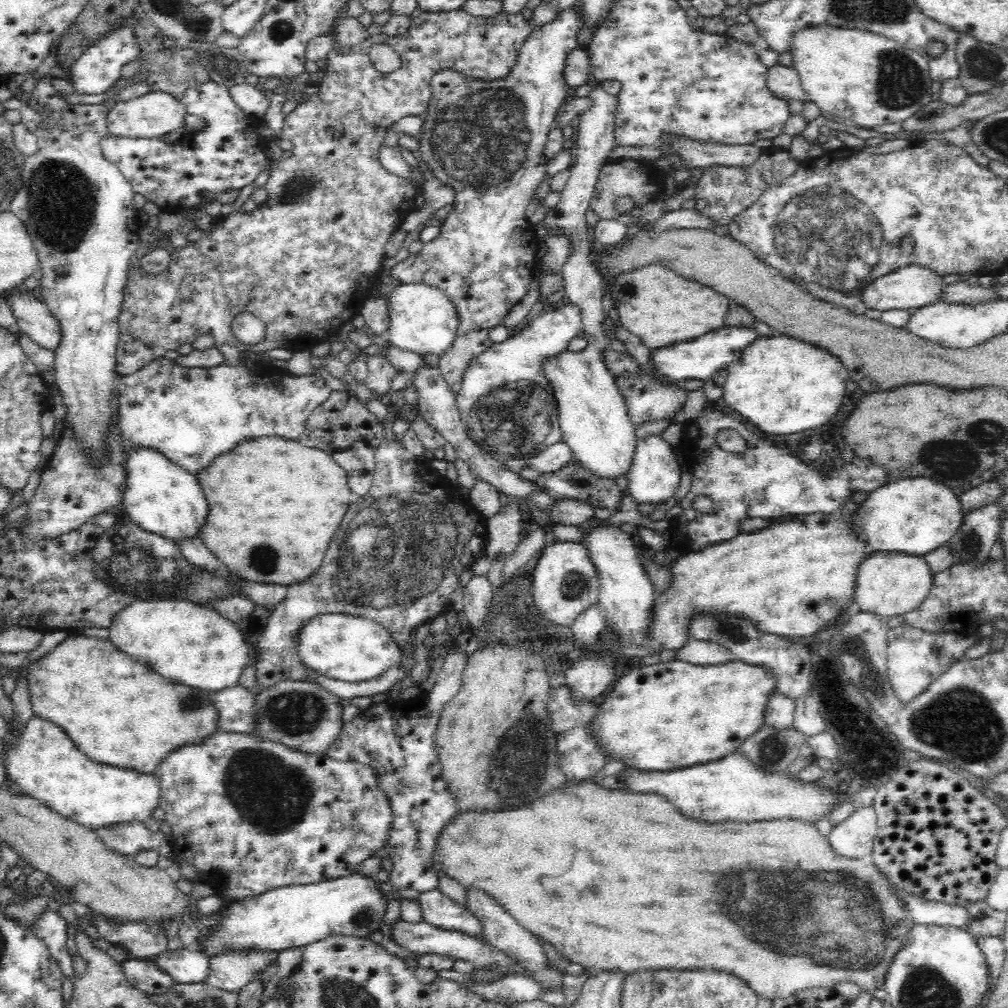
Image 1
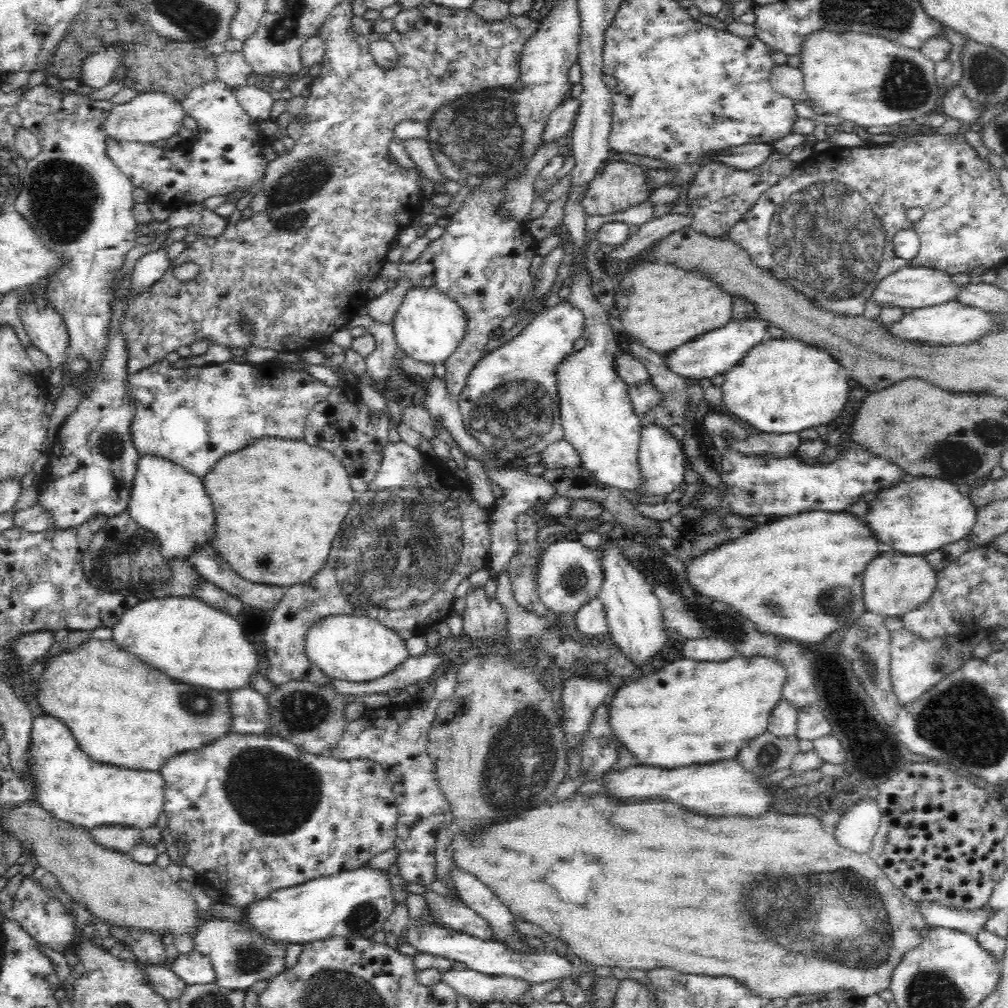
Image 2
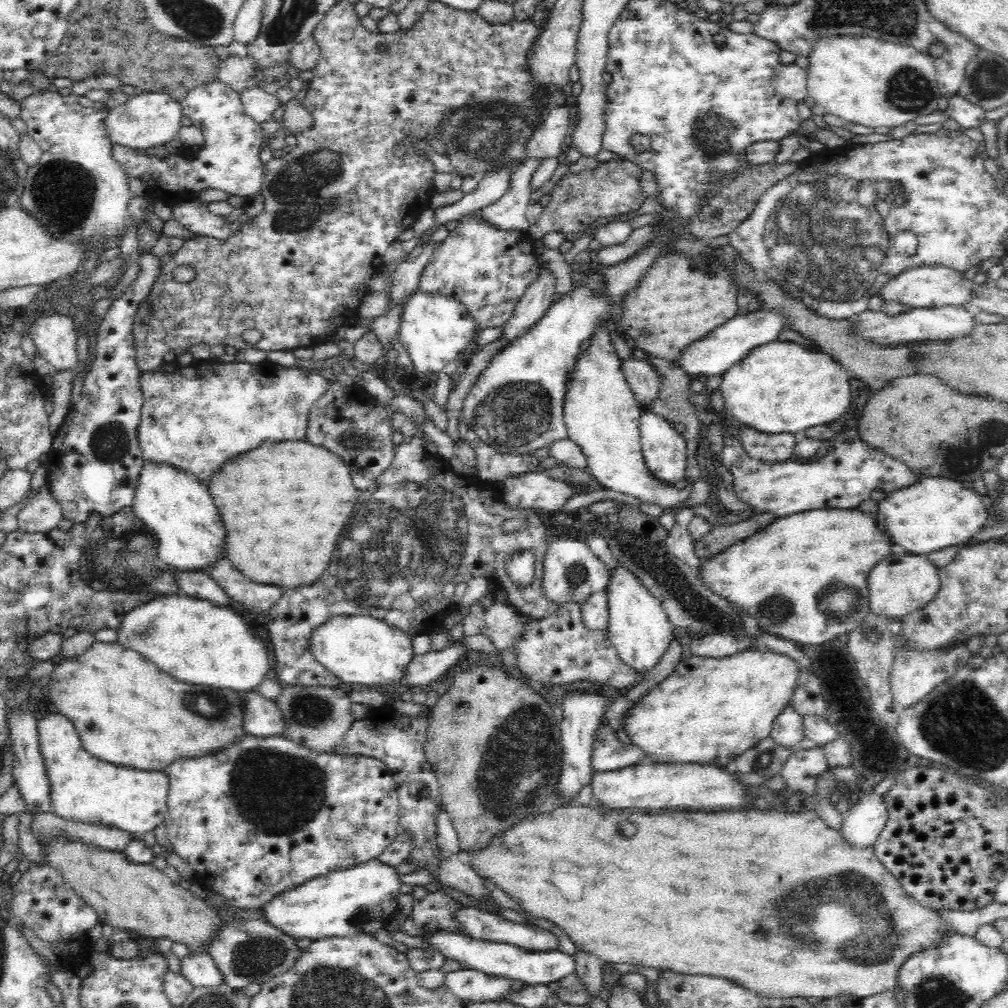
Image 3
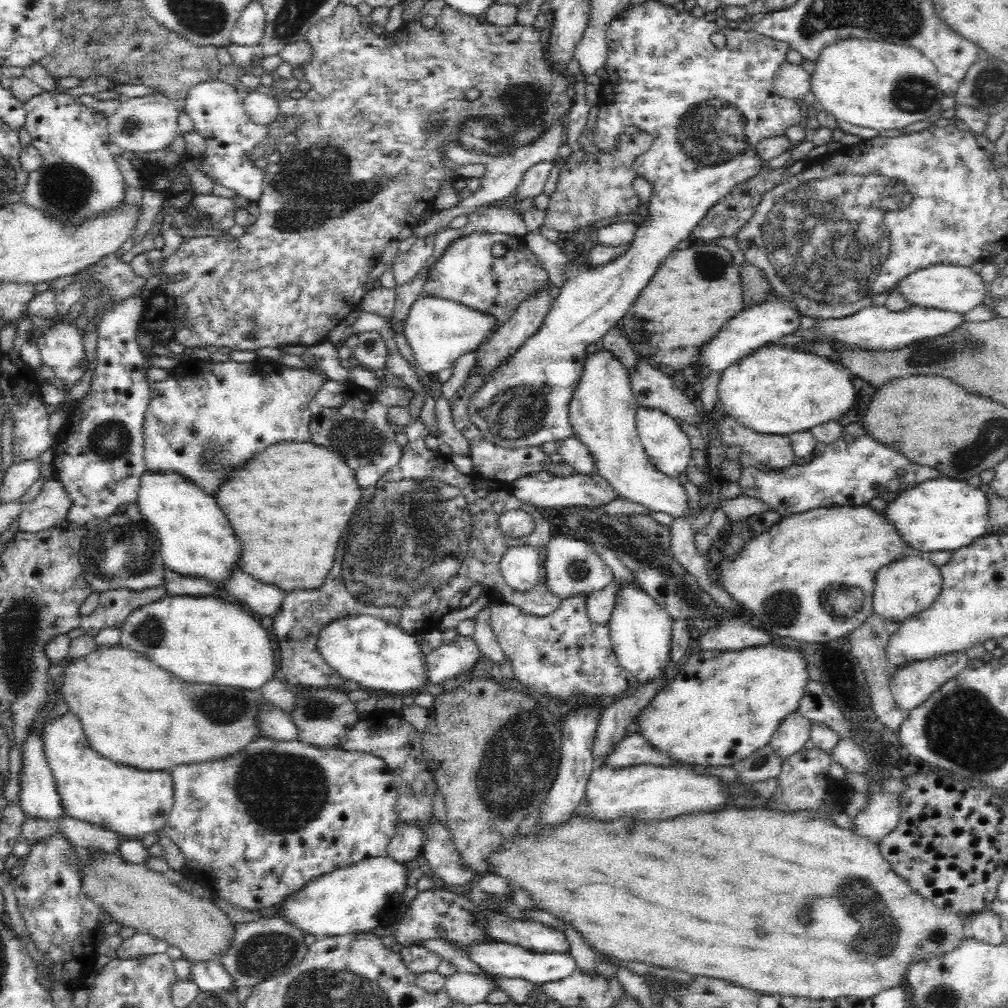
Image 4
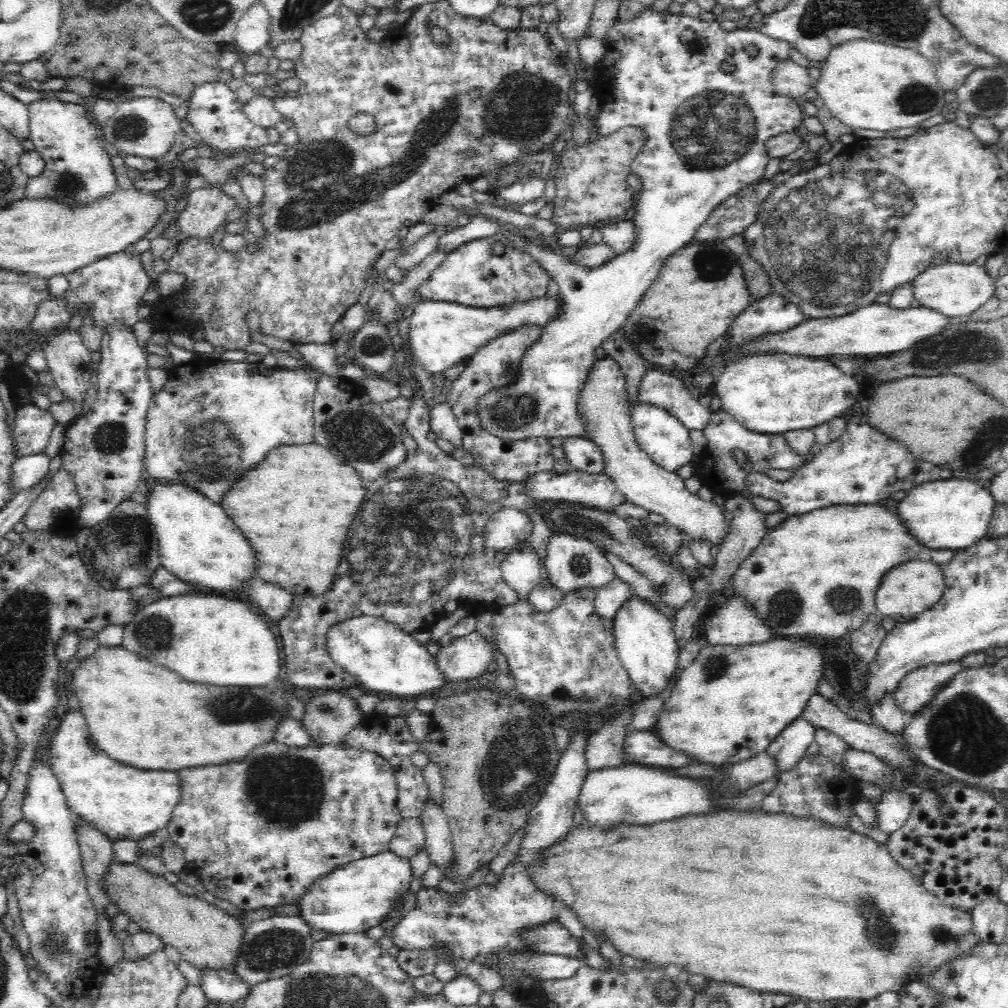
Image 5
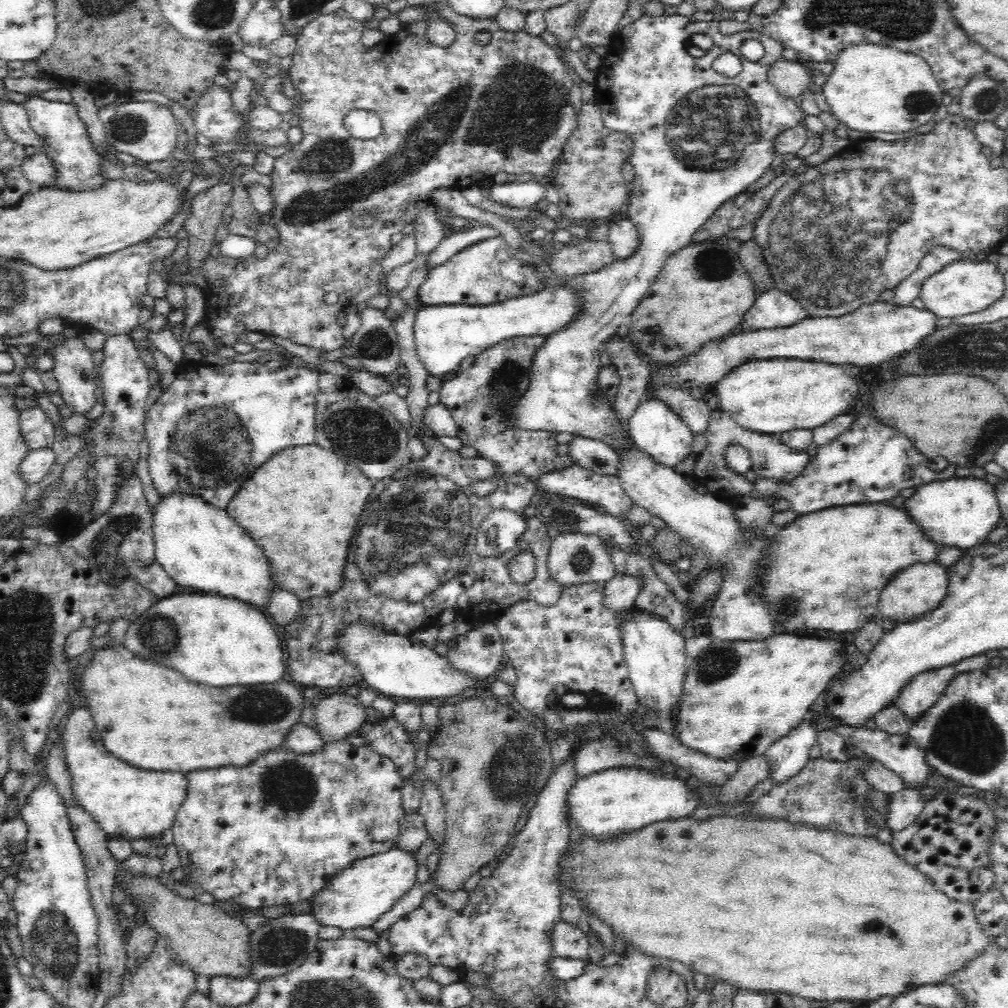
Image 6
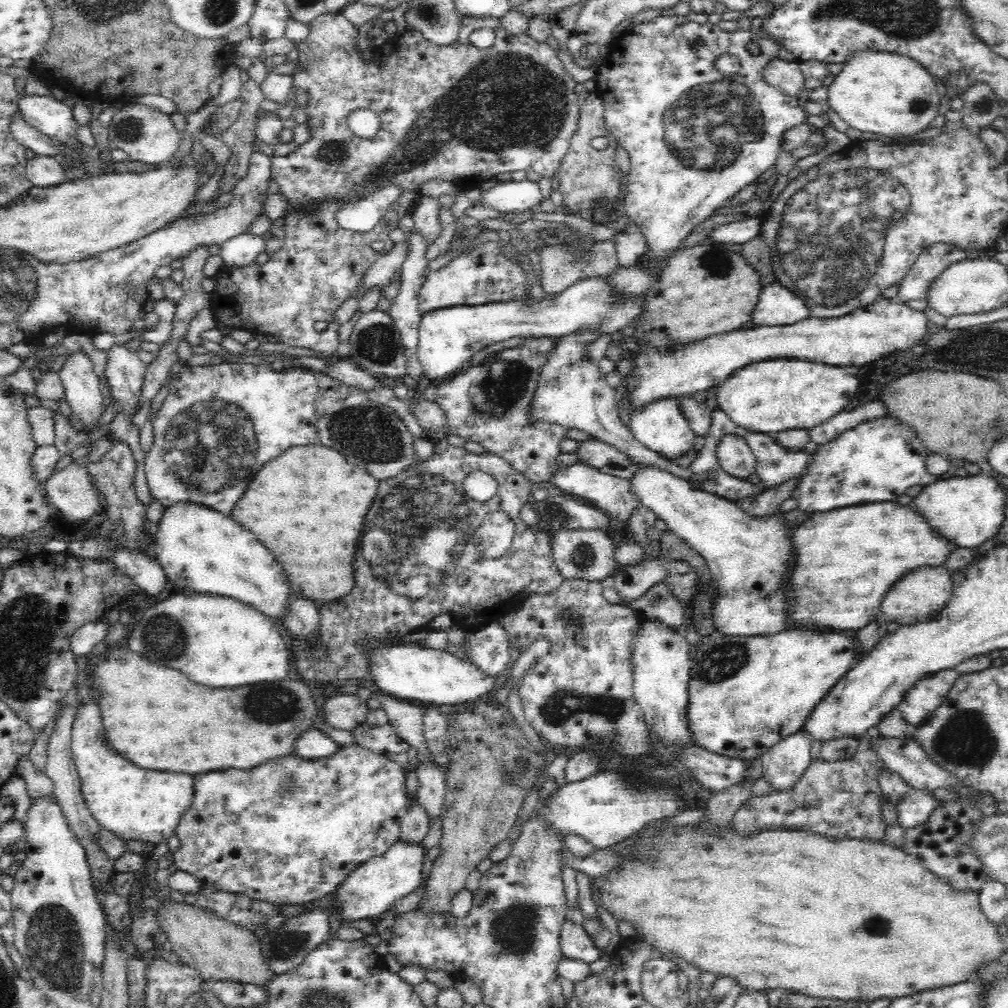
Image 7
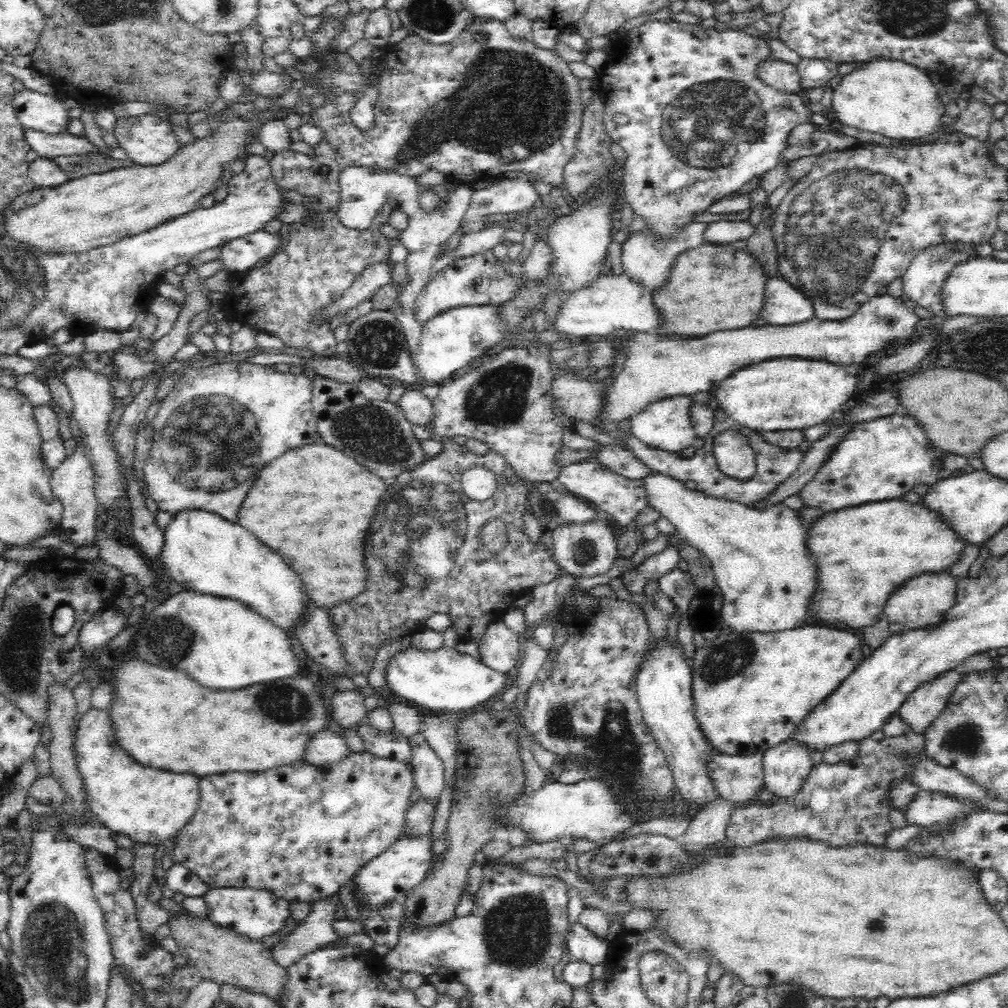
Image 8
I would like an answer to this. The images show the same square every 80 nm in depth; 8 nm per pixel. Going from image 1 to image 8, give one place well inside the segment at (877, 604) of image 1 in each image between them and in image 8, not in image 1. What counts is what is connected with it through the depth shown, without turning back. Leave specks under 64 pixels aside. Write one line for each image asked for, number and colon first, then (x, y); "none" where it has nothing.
2: (895, 584)
3: (898, 587)
4: (905, 588)
5: (915, 587)
6: (920, 589)
7: (921, 596)
8: (925, 602)

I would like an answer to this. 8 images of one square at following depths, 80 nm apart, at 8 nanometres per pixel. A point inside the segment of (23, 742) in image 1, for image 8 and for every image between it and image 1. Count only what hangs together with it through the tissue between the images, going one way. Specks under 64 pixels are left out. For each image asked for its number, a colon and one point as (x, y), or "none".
2: (73, 788)
3: (83, 788)
4: (129, 802)
5: (124, 802)
6: (129, 803)
7: (134, 803)
8: (148, 805)

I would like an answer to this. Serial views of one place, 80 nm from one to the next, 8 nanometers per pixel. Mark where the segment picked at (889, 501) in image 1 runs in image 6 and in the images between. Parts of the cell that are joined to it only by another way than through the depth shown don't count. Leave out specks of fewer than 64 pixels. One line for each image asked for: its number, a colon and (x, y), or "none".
2: (916, 518)
3: (936, 513)
4: (945, 514)
5: (954, 514)
6: (960, 512)

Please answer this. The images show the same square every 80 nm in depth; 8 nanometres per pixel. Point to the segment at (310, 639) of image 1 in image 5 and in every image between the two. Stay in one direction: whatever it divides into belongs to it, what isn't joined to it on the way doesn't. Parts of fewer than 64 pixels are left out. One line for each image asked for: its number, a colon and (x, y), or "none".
2: (356, 648)
3: (360, 649)
4: (379, 655)
5: (383, 657)

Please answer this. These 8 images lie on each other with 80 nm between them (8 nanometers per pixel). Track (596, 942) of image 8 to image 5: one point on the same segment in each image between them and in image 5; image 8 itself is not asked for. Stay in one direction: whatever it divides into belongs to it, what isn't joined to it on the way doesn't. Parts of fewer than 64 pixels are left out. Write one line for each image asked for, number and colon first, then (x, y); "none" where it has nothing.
5: (553, 938)
6: (569, 941)
7: (576, 943)

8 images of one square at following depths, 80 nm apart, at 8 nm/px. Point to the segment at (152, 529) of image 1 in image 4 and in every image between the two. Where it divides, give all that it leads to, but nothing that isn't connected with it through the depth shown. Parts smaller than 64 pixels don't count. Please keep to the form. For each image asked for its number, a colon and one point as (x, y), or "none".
2: (166, 499)
3: (191, 536)
4: (196, 540)

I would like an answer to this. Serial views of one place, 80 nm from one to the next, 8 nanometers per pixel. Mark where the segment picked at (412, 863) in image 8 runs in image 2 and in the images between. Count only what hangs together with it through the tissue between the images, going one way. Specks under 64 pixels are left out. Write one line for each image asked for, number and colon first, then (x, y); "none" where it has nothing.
2: (358, 902)
3: (355, 900)
4: (353, 899)
5: (352, 899)
6: (360, 894)
7: (375, 886)

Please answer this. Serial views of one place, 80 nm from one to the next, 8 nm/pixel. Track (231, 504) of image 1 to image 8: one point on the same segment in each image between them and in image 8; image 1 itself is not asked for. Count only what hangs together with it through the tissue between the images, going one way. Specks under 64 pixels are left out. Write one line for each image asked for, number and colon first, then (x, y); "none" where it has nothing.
2: (279, 504)
3: (285, 504)
4: (290, 511)
5: (296, 507)
6: (303, 505)
7: (308, 506)
8: (314, 506)

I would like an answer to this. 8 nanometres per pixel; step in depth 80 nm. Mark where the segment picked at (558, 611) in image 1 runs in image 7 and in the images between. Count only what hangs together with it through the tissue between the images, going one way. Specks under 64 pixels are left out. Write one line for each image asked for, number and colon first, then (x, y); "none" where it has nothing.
2: (570, 574)
3: (571, 571)
4: (572, 566)
5: (572, 561)
6: (573, 558)
7: (588, 554)

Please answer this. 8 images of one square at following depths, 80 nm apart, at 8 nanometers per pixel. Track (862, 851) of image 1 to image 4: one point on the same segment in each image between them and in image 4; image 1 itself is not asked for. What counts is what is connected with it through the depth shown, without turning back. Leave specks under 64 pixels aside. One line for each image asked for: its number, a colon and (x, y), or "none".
2: (856, 830)
3: (862, 825)
4: (883, 812)

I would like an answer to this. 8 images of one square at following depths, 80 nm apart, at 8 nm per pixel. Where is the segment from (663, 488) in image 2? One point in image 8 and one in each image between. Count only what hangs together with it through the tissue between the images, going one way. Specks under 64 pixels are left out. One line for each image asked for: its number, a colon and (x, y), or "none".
3: (665, 451)
4: (666, 444)
5: (661, 435)
6: (657, 430)
7: (661, 426)
8: (666, 424)

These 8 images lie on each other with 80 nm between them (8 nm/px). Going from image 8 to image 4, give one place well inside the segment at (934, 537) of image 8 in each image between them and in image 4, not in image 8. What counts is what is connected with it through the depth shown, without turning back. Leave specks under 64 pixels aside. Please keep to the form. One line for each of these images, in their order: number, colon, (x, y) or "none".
4: (799, 579)
5: (817, 574)
6: (826, 571)
7: (849, 558)

